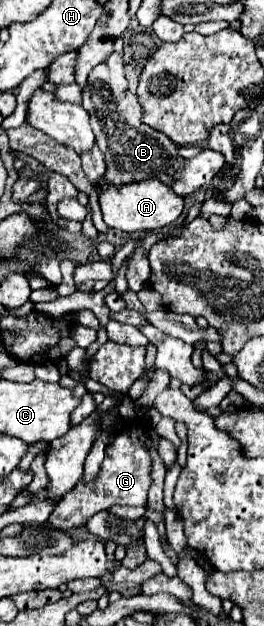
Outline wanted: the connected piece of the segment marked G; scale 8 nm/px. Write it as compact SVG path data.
M134 416L130 420L122 420L120 428L114 430L110 444L106 446L106 458L102 468L94 480L80 480L76 488L72 488L60 504L56 504L54 512L48 518L48 526L58 530L72 530L84 526L84 522L100 510L110 510L114 505L146 506L148 488L152 484L152 458L146 448L146 440L152 426L148 418Z

